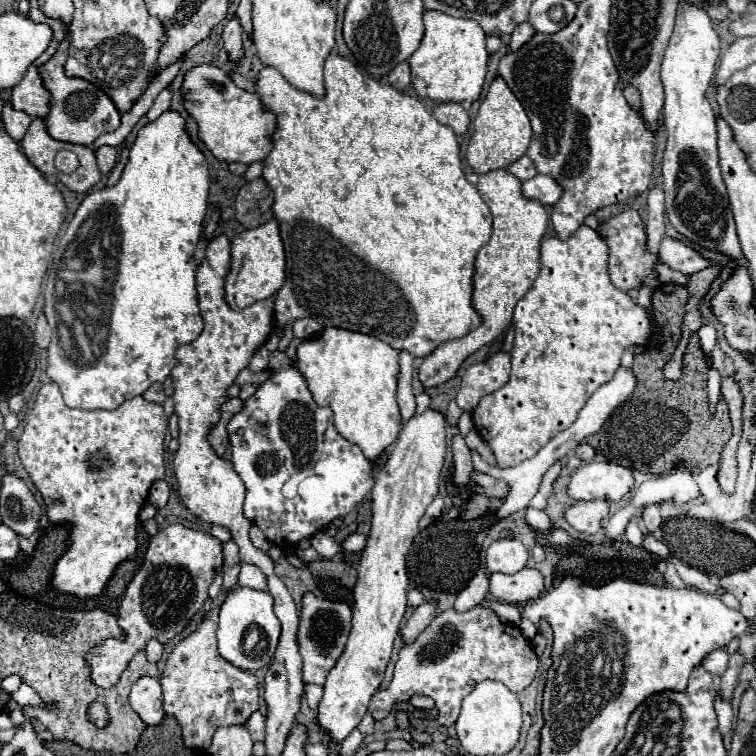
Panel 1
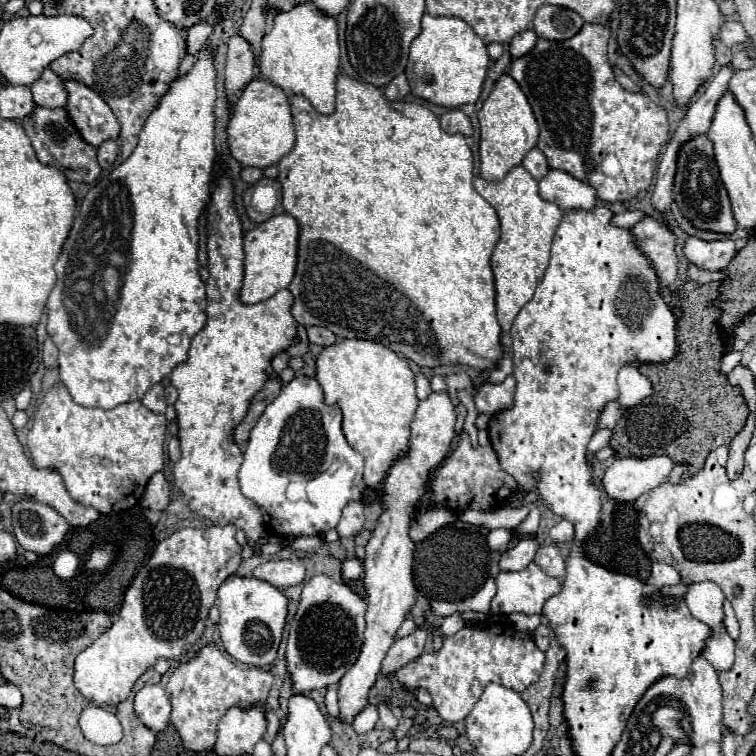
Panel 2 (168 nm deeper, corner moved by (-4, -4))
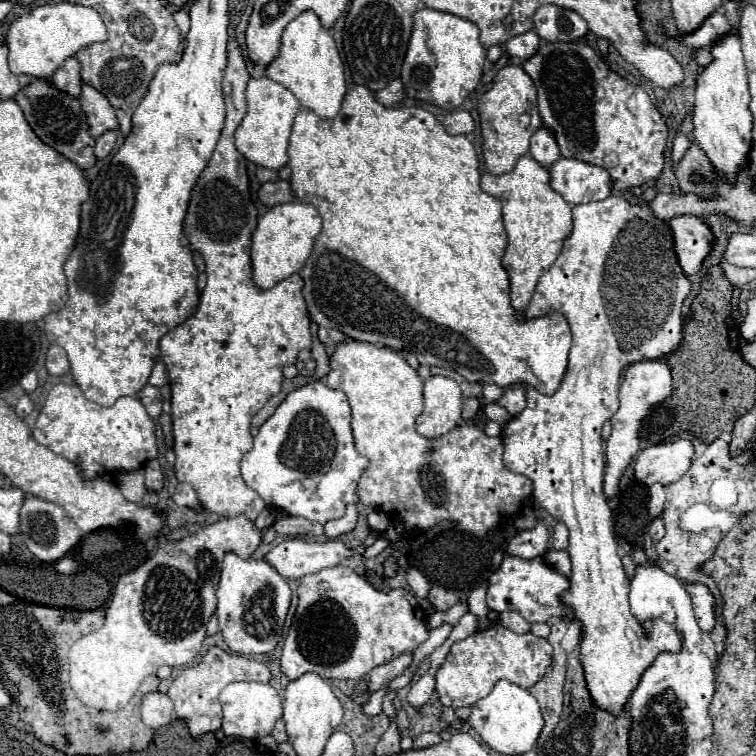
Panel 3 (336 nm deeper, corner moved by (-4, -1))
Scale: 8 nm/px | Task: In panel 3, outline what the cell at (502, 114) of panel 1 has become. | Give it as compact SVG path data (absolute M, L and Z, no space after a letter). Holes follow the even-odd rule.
M508 65L494 77L492 89L486 91L478 103L480 125L482 125L482 153L486 169L492 175L504 175L514 169L516 161L528 153L530 137L542 127L536 109L536 87L532 79L518 65Z

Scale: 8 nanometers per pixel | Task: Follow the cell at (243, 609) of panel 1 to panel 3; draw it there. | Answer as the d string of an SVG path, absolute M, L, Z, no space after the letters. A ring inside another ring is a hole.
M226 553L224 567L218 583L218 625L224 643L240 655L270 653L282 635L282 625L290 607L290 587L278 571L264 559L240 559L234 553Z

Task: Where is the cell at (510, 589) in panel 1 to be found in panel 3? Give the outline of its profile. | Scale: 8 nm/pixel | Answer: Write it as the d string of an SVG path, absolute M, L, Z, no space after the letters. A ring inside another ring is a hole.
M504 555L502 565L498 571L490 575L488 587L488 607L502 613L502 611L518 611L526 621L548 621L554 615L560 615L564 605L560 601L560 593L568 589L568 579L558 571L550 569L542 557L534 559L520 559Z

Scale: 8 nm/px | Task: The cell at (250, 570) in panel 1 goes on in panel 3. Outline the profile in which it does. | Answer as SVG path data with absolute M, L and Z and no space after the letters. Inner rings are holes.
M286 539L268 551L266 561L284 579L302 579L326 567L338 565L346 555L356 555L356 549L348 549L340 539L308 543L304 539Z

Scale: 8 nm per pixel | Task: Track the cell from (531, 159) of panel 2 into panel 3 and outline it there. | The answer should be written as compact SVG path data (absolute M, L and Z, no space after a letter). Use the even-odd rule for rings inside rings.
M540 127L534 135L532 135L532 141L530 141L530 155L536 163L544 165L546 169L560 157L560 151L558 151L558 145L554 141L554 135L552 131Z

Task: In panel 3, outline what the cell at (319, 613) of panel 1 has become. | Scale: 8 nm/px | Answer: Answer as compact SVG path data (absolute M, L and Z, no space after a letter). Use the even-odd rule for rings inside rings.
M336 565L302 579L298 587L298 609L284 639L280 667L288 679L302 677L304 673L318 673L324 679L360 679L368 675L376 665L392 661L404 651L414 651L426 639L428 627L424 625L424 613L412 593L404 589L376 593L364 577L356 575L348 567Z

